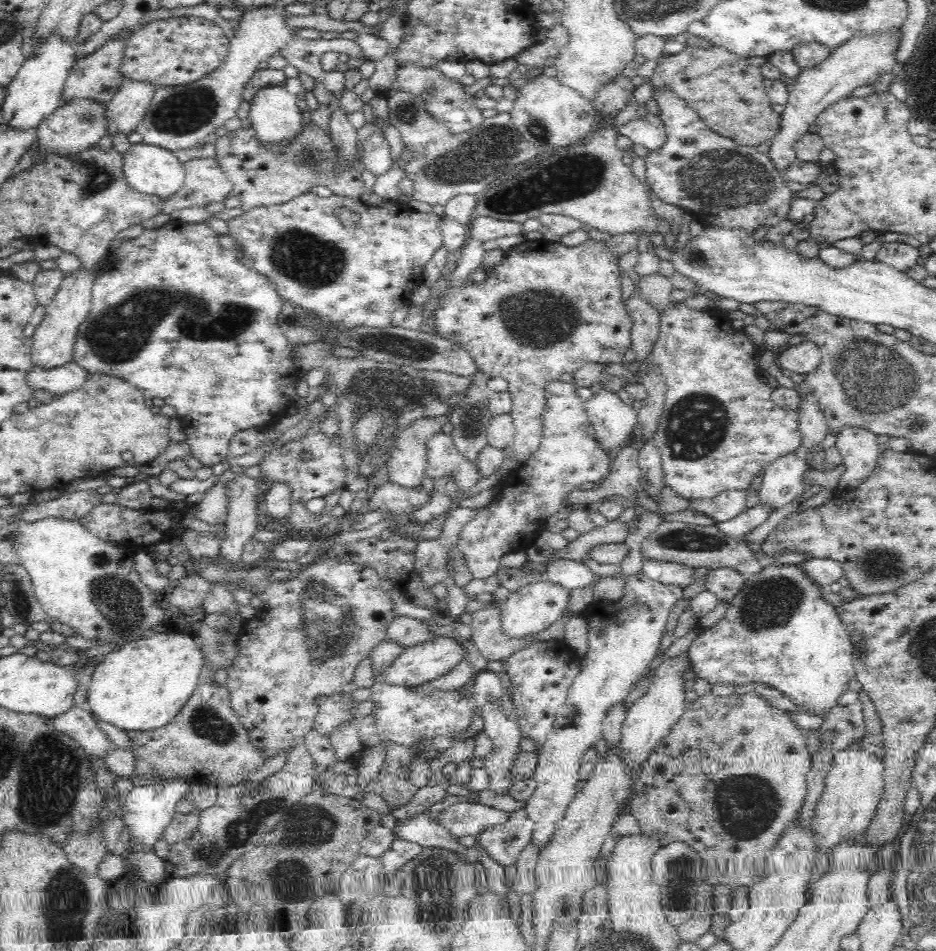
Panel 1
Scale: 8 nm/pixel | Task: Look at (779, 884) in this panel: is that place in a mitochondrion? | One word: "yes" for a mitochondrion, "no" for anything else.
no

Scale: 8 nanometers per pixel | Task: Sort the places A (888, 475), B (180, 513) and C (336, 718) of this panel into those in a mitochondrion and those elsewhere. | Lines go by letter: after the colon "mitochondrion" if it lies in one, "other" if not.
A: other
B: other
C: other

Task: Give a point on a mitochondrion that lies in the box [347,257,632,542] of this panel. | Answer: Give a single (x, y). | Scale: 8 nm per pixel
(538, 319)

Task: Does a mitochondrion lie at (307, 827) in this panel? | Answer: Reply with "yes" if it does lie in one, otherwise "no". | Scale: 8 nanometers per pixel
yes

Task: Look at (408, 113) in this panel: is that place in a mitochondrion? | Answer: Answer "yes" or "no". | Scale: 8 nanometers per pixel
yes

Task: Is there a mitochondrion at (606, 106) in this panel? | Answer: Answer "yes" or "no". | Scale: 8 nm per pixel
no

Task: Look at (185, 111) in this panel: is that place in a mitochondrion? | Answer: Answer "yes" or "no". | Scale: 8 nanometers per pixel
yes

